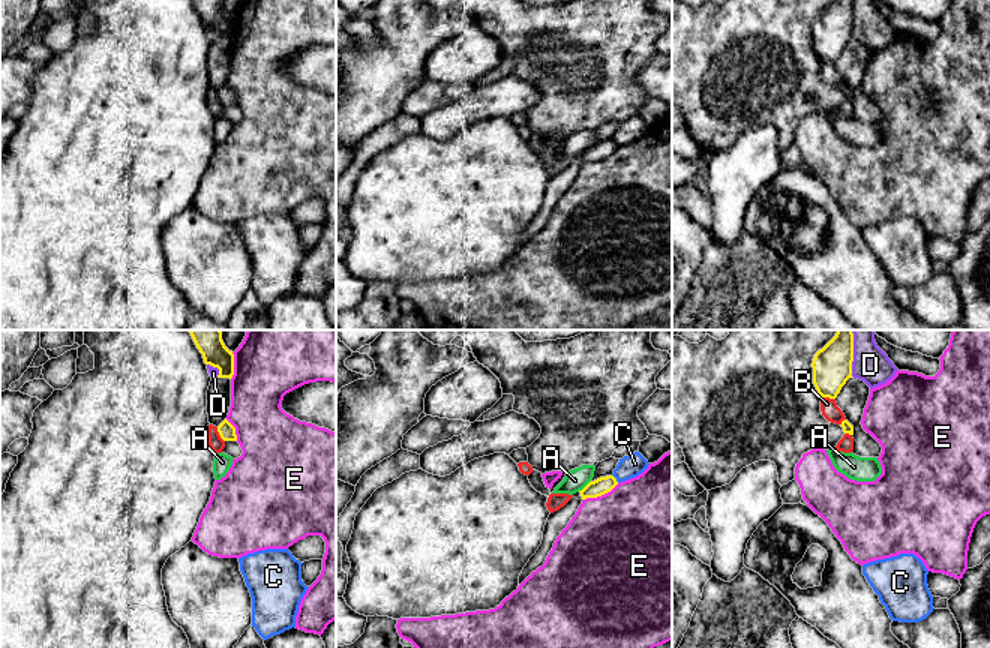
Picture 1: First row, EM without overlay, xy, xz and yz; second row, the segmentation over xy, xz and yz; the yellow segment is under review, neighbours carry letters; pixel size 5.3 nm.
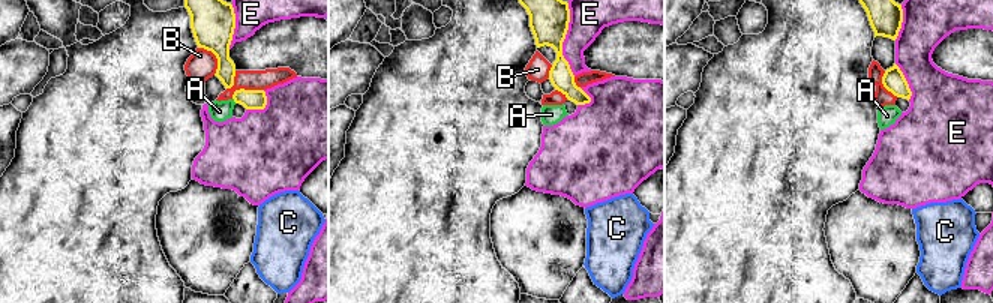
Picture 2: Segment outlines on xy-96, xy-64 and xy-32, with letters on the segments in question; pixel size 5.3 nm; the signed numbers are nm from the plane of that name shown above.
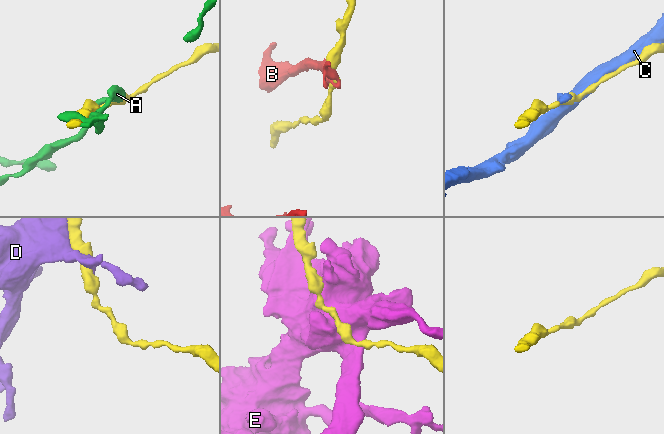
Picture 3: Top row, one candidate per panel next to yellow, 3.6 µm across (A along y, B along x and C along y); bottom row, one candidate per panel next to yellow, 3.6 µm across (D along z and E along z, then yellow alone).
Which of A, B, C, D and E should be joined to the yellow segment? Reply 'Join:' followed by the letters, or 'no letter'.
Join: B

